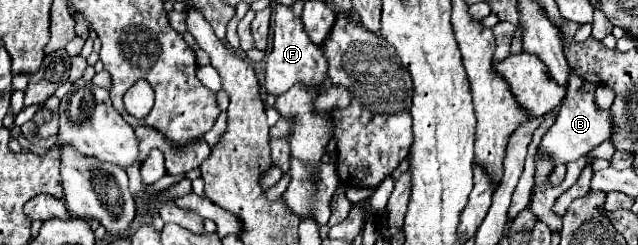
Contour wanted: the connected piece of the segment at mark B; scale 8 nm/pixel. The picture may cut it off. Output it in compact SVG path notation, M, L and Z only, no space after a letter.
M570 67L568 93L566 93L566 99L562 103L562 109L558 111L558 119L550 127L550 131L544 135L544 139L538 147L538 153L546 151L548 155L552 155L554 165L576 161L578 157L590 153L600 143L608 141L610 135L614 133L614 121L612 121L610 109L606 109L606 111L598 109L598 105L594 101L594 91L582 93L582 87L584 87L584 79L578 73L574 73L574 69Z

